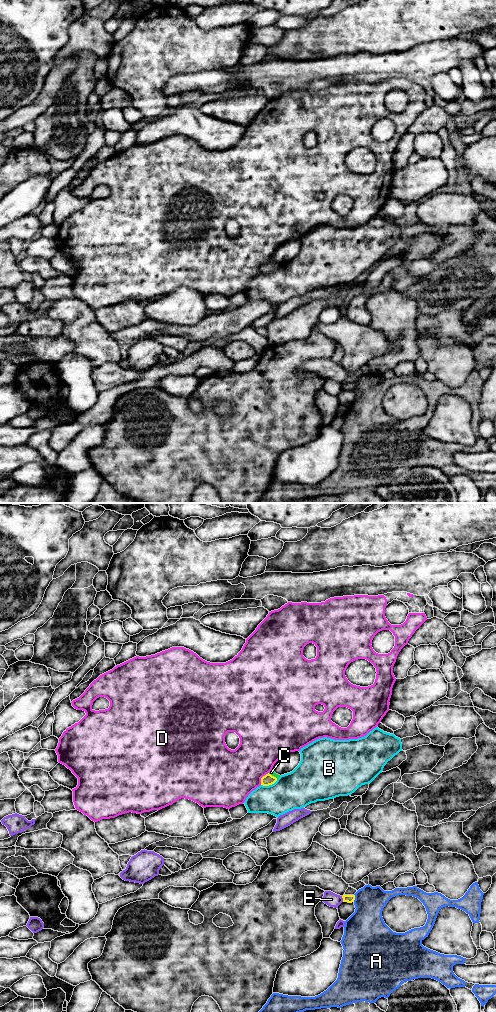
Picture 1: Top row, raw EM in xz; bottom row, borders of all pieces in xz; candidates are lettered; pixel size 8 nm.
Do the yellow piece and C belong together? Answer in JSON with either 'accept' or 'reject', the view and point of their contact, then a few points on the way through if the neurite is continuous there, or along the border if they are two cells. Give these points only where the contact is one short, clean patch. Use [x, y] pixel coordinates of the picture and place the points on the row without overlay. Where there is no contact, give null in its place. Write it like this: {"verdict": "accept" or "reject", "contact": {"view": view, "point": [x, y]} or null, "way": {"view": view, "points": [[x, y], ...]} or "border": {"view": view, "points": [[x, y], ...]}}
{"verdict": "accept", "contact": {"view": "xz", "point": [273, 264]}, "way": {"view": "xz", "points": [[268, 267], [273, 264], [271, 260]]}}

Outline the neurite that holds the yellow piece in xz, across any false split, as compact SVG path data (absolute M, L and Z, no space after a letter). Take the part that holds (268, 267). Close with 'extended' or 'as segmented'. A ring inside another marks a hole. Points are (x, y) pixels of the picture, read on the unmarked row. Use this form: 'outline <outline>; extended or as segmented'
outline M271 258L268 262L261 266L261 273L269 274L274 272L280 263L276 262L273 258Z; extended

